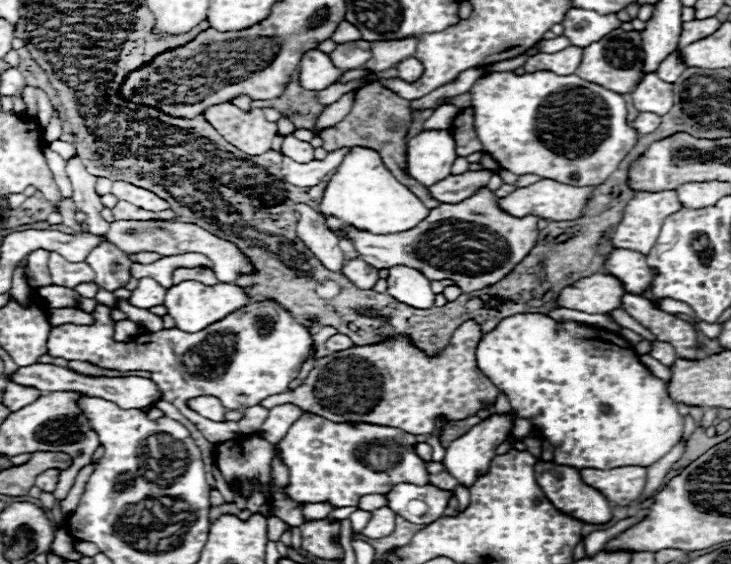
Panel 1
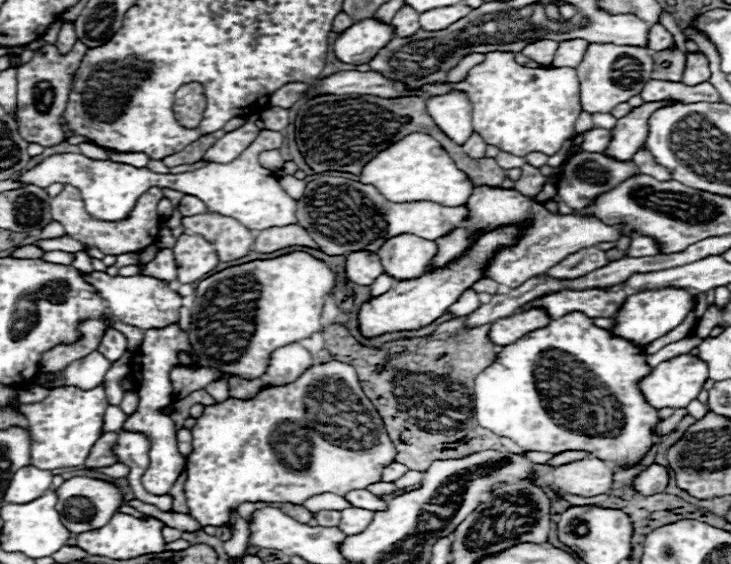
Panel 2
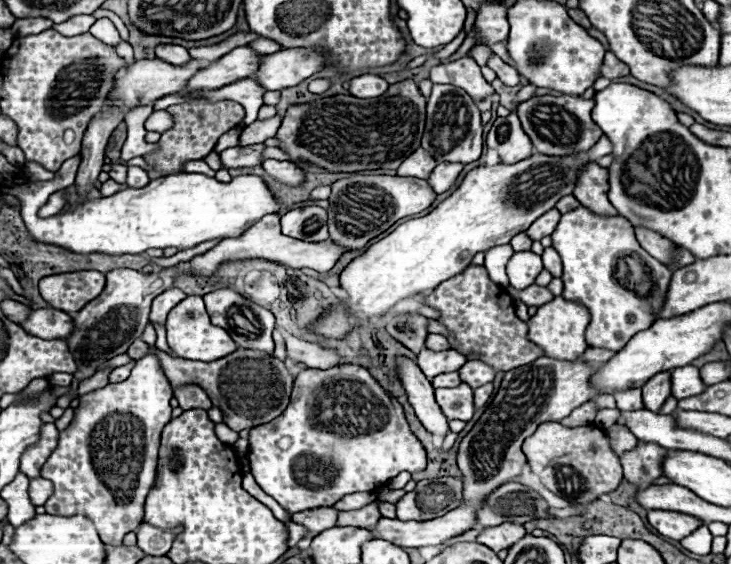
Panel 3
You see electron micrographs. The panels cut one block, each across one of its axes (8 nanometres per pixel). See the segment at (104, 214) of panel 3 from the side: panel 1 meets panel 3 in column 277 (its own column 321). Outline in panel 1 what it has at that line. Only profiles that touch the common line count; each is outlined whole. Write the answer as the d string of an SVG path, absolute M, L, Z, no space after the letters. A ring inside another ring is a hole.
M352 148L352 152L338 166L336 174L328 180L320 212L336 216L346 224L356 226L356 230L368 230L372 234L398 234L414 228L428 216L430 210L384 168L374 150Z

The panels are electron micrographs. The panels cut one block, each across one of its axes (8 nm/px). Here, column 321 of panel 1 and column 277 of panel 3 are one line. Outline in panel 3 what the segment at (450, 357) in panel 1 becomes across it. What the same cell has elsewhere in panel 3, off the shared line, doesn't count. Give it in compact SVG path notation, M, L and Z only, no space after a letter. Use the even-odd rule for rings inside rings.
M238 348L236 352L214 362L194 362L194 360L172 358L160 350L156 350L156 354L160 358L164 374L168 376L174 388L182 384L202 386L208 398L212 400L212 404L224 412L224 424L228 424L236 432L274 420L286 410L290 402L294 376L288 372L286 364L274 356L268 356L256 350L244 350L244 348Z

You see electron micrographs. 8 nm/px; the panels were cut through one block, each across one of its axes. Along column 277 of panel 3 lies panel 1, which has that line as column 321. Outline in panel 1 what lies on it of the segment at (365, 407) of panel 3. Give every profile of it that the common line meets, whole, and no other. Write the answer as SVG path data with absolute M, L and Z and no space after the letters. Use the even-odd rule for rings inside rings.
M302 414L280 442L282 460L290 470L290 486L286 492L300 504L328 500L336 508L342 508L356 506L366 494L388 494L396 484L402 482L426 486L430 482L428 470L426 462L416 454L416 444L416 436L404 430L376 424L334 424L316 414Z

